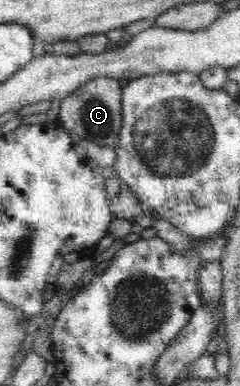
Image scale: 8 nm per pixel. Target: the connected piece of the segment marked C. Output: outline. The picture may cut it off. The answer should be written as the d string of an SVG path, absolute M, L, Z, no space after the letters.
M98 75L77 87L59 103L61 113L58 121L67 129L75 131L80 139L116 147L120 132L122 88L114 77Z

